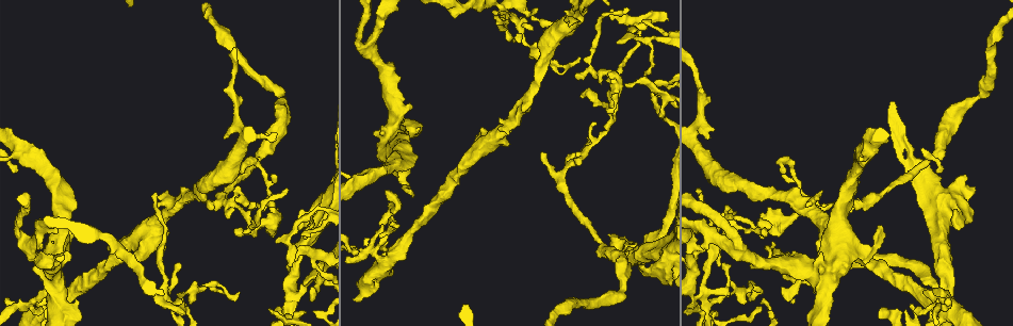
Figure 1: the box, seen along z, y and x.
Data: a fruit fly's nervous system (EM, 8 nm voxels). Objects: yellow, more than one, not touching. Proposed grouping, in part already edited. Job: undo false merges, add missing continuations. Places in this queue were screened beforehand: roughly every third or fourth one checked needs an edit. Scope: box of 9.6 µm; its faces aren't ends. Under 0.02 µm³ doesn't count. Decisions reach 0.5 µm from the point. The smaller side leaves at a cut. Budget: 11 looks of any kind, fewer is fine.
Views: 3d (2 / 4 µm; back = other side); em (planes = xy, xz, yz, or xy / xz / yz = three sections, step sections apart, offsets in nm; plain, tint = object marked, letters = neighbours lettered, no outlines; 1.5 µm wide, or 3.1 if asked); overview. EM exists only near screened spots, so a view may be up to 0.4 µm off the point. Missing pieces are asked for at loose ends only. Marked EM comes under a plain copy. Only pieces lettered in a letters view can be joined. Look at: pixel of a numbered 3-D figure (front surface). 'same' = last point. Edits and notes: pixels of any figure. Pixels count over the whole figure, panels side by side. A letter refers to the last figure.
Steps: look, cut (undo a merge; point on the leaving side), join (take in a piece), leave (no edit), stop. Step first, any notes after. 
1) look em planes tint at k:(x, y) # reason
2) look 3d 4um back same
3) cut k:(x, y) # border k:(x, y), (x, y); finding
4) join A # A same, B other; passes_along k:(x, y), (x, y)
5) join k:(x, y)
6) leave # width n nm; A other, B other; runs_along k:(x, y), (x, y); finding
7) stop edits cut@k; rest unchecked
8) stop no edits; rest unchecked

look em planes letters at 1:(609, 10) # an open end

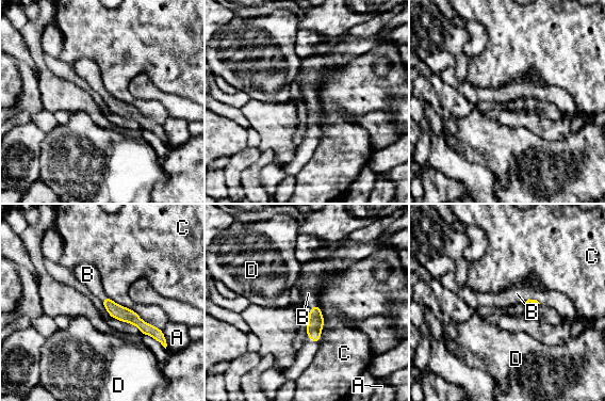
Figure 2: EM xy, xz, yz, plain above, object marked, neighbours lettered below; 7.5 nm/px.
join B # A other, B same, C other, D other; passes_along 2:(315, 322), (312, 308), (308, 293); it goes on there

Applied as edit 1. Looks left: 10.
look 3d 2um at 1:(565, 21)

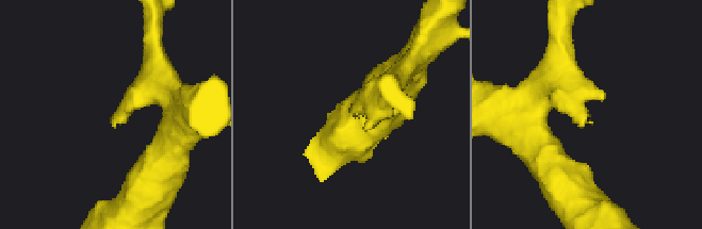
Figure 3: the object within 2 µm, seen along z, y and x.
look em xy step 8 letters at 3:(592, 123)

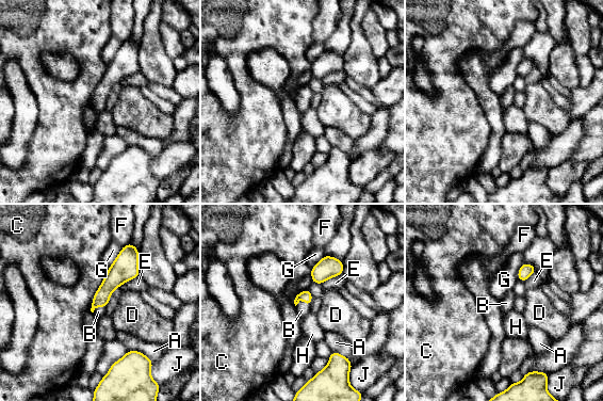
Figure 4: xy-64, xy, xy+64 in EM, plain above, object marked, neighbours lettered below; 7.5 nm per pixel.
look em planes letters same

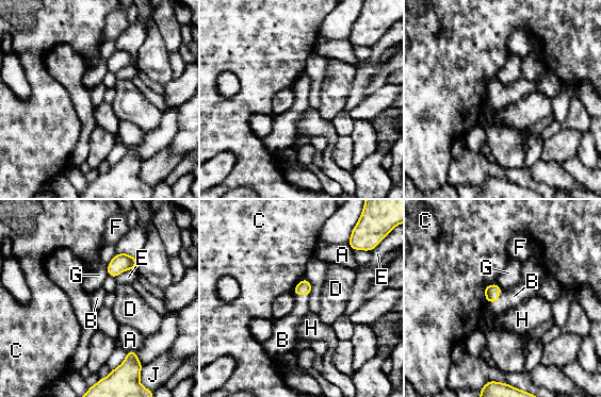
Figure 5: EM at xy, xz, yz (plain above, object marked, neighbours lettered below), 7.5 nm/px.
join B # A other, B same, C other, D other, E other, F other, G other, H other, J other; it goes on there

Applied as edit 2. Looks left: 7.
look em planes tint at 1:(294, 297) # two arms in line, one across

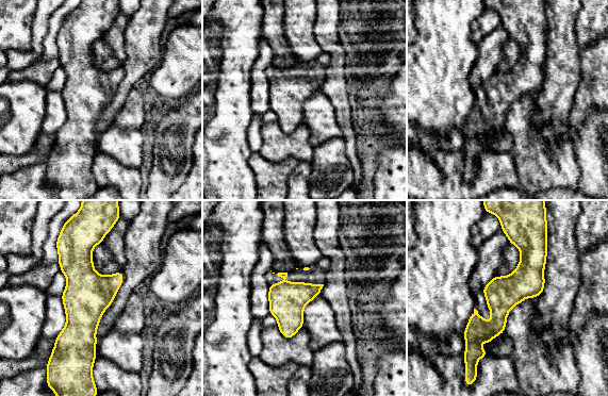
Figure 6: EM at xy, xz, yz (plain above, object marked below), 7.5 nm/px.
look em planes letters same # see the neighbours

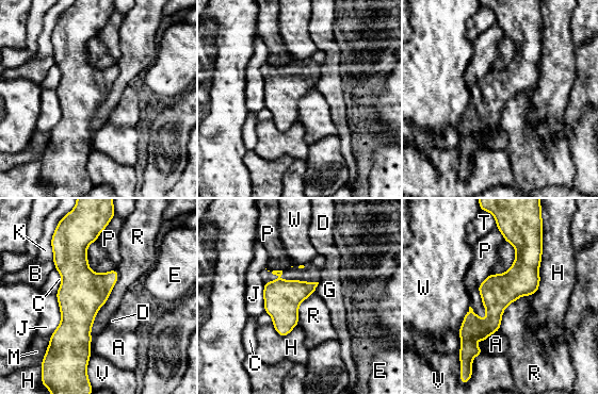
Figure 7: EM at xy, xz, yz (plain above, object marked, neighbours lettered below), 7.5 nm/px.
leave # A other, B other, C other, D other, E other, G other, H other, J other, K other, M other, P other, R other, T other, V other, W other; border 7:(117, 269), (91, 329), (91, 354); all the same cell

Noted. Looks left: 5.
stop edits join@2, join@5; rest unchecked

